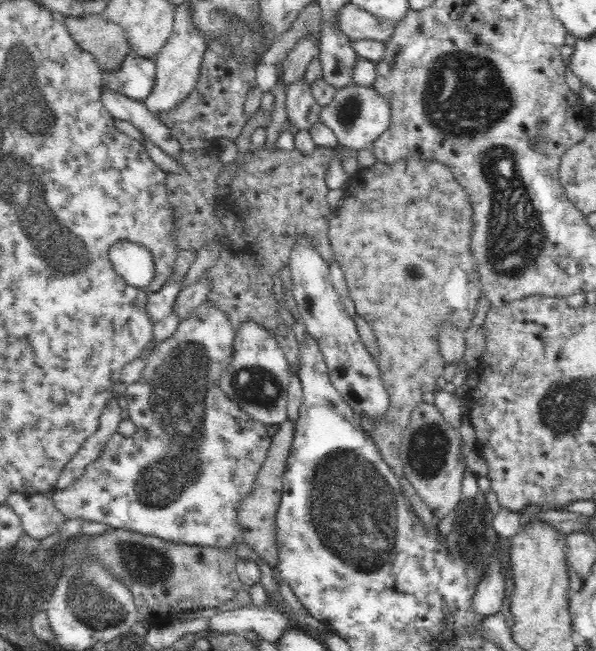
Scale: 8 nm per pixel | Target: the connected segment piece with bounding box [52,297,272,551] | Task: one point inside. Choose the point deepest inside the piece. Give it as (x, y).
(194, 458)

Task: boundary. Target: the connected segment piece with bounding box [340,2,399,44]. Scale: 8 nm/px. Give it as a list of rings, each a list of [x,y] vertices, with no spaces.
[[[349,2],[342,10],[342,29],[348,38],[363,38],[388,44],[396,34],[398,19],[378,18]]]

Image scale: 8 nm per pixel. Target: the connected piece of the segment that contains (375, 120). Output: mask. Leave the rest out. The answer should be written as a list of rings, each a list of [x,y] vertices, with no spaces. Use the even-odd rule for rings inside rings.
[[[350,84],[336,89],[333,99],[319,108],[318,118],[324,126],[335,132],[340,145],[362,150],[371,147],[386,130],[389,108],[375,89]]]

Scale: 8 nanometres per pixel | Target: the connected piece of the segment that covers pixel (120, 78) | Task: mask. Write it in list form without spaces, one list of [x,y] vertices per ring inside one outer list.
[[[136,51],[130,52],[119,64],[118,68],[113,68],[105,72],[103,79],[103,92],[113,92],[121,96],[126,96],[136,102],[145,101],[152,92],[155,85],[155,61],[152,57],[145,57]]]

